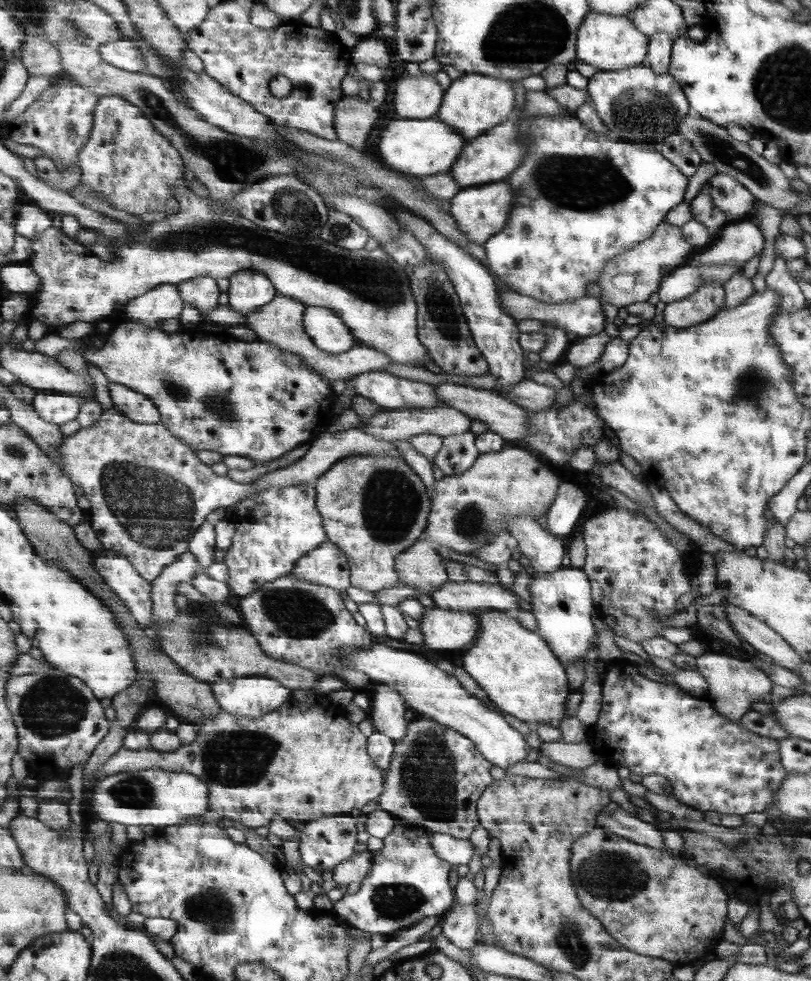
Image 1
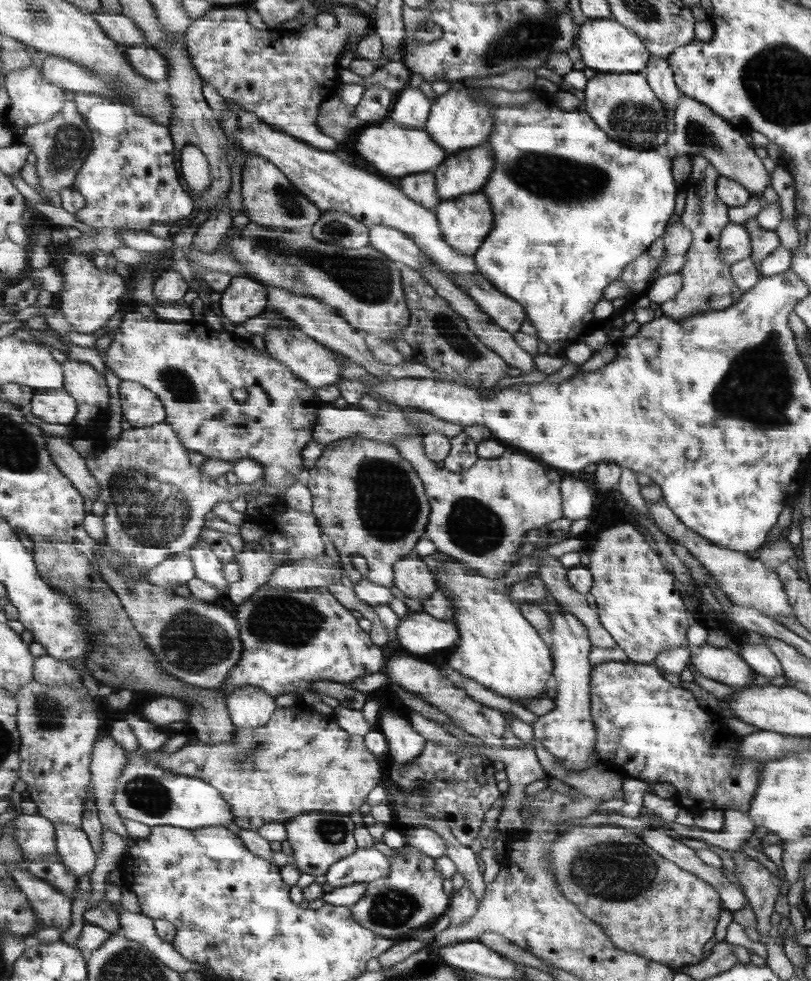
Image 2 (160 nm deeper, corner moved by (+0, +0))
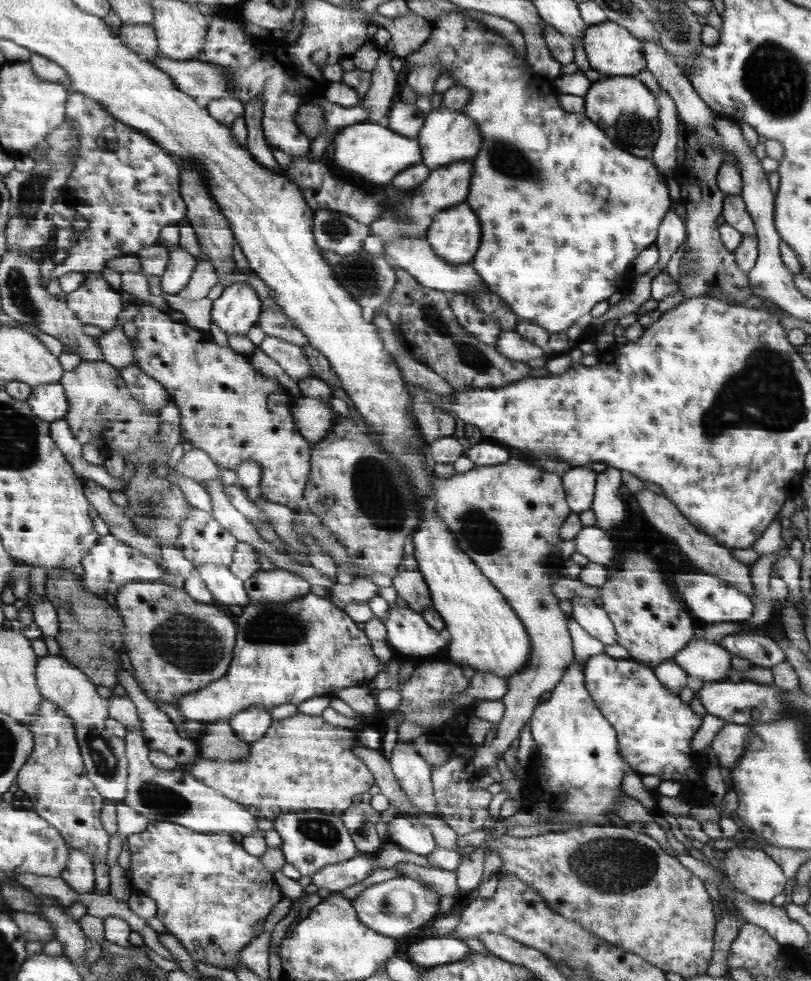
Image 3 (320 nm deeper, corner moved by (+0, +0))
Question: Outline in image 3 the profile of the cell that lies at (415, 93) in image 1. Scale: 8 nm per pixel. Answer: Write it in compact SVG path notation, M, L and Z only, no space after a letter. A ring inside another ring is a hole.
M398 101L390 106L388 112L389 130L396 131L397 134L405 138L415 139L419 136L423 124L423 113L414 104Z

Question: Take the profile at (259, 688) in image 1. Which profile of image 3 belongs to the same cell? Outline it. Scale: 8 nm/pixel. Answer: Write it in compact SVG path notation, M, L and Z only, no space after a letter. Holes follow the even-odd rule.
M252 705L251 708L234 716L230 723L237 737L253 744L257 740L265 739L274 721L266 708Z

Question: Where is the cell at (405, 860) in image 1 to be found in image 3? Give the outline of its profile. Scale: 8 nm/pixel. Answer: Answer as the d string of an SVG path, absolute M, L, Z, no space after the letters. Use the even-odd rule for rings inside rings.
M396 877L365 888L352 900L352 903L357 909L361 922L376 930L377 934L403 940L403 936L407 936L415 928L421 928L433 918L433 914L439 909L439 900L439 894L429 891L429 887L417 883L417 880Z

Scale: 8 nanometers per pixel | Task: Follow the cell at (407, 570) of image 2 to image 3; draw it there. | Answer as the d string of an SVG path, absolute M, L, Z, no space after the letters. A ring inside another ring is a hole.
M404 567L398 569L399 574L392 578L392 585L397 596L405 600L412 611L421 614L432 606L431 596L428 594L427 583L420 571L407 570Z

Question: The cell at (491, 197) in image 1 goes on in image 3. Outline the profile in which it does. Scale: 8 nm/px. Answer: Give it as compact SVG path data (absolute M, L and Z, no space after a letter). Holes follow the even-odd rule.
M465 201L432 217L425 239L445 263L469 264L480 245L480 223Z

